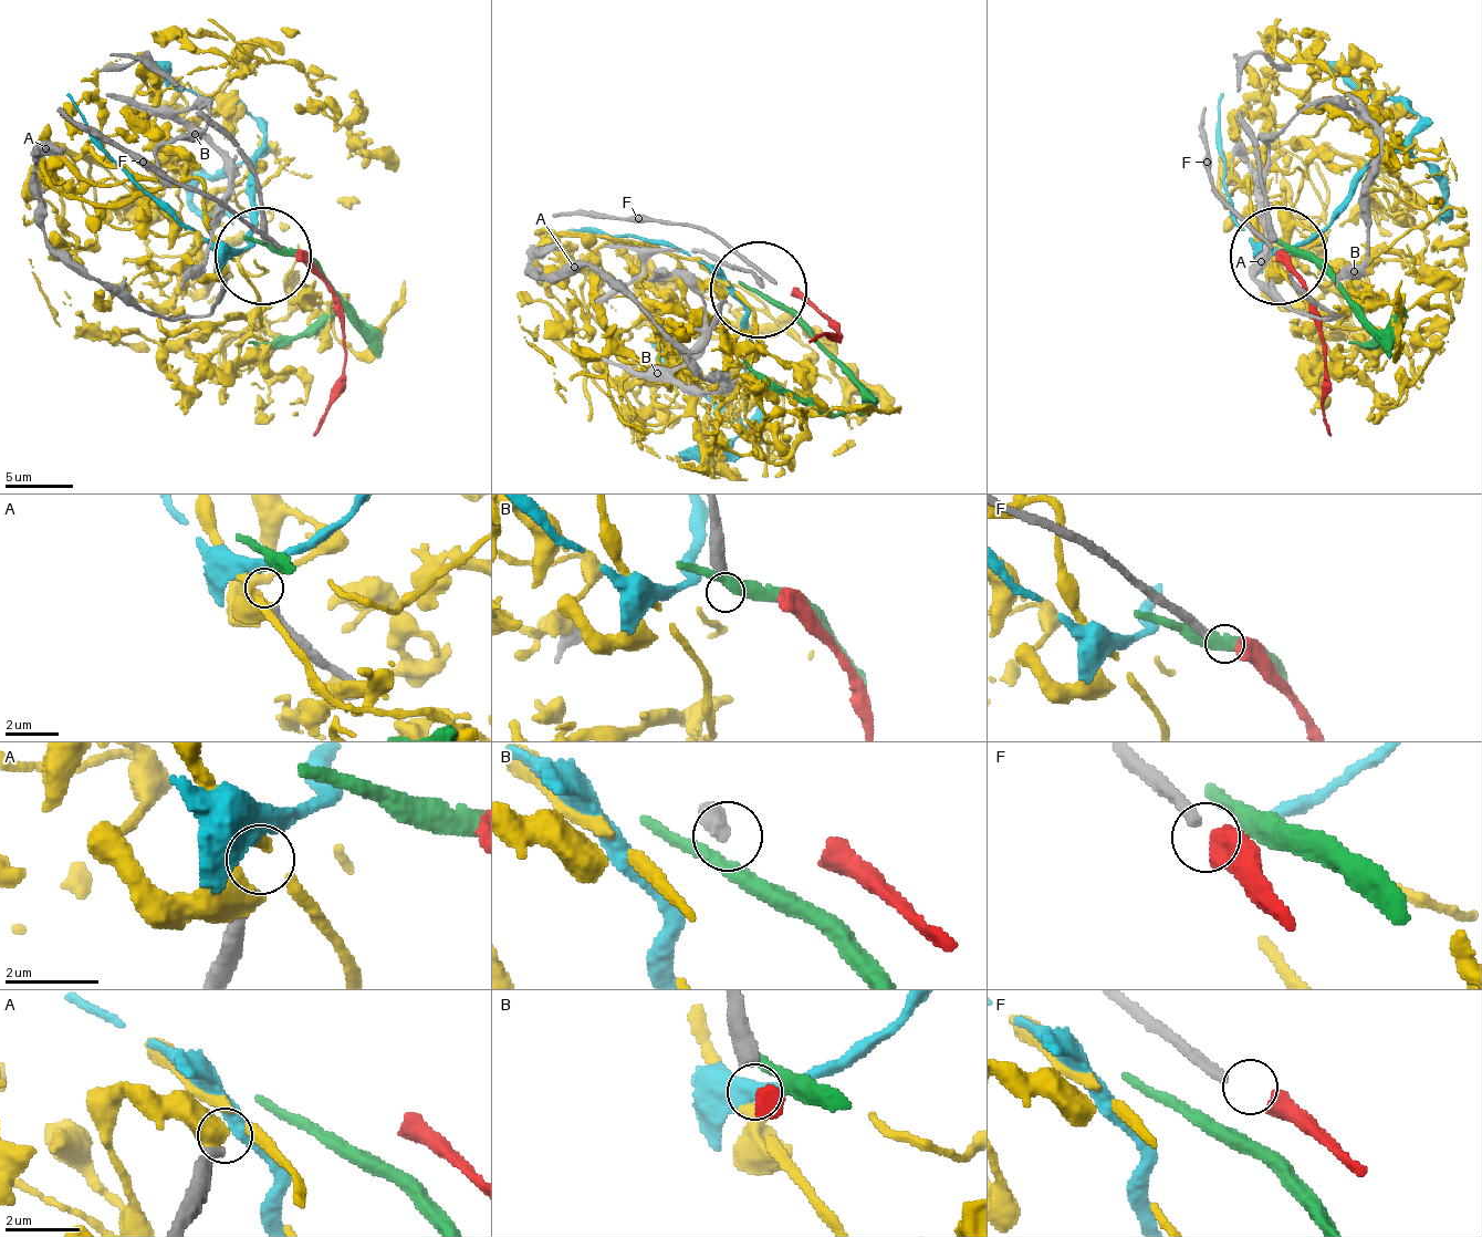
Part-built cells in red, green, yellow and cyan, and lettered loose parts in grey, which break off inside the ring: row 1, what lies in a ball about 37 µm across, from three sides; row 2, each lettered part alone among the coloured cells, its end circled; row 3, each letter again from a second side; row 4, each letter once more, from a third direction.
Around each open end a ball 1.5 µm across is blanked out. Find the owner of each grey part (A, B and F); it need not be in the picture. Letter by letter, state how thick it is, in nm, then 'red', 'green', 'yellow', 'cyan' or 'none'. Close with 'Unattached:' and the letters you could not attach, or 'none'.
A: 260 nm | cyan
B: 460 nm | none
F: 320 nm | red
Unattached: B

